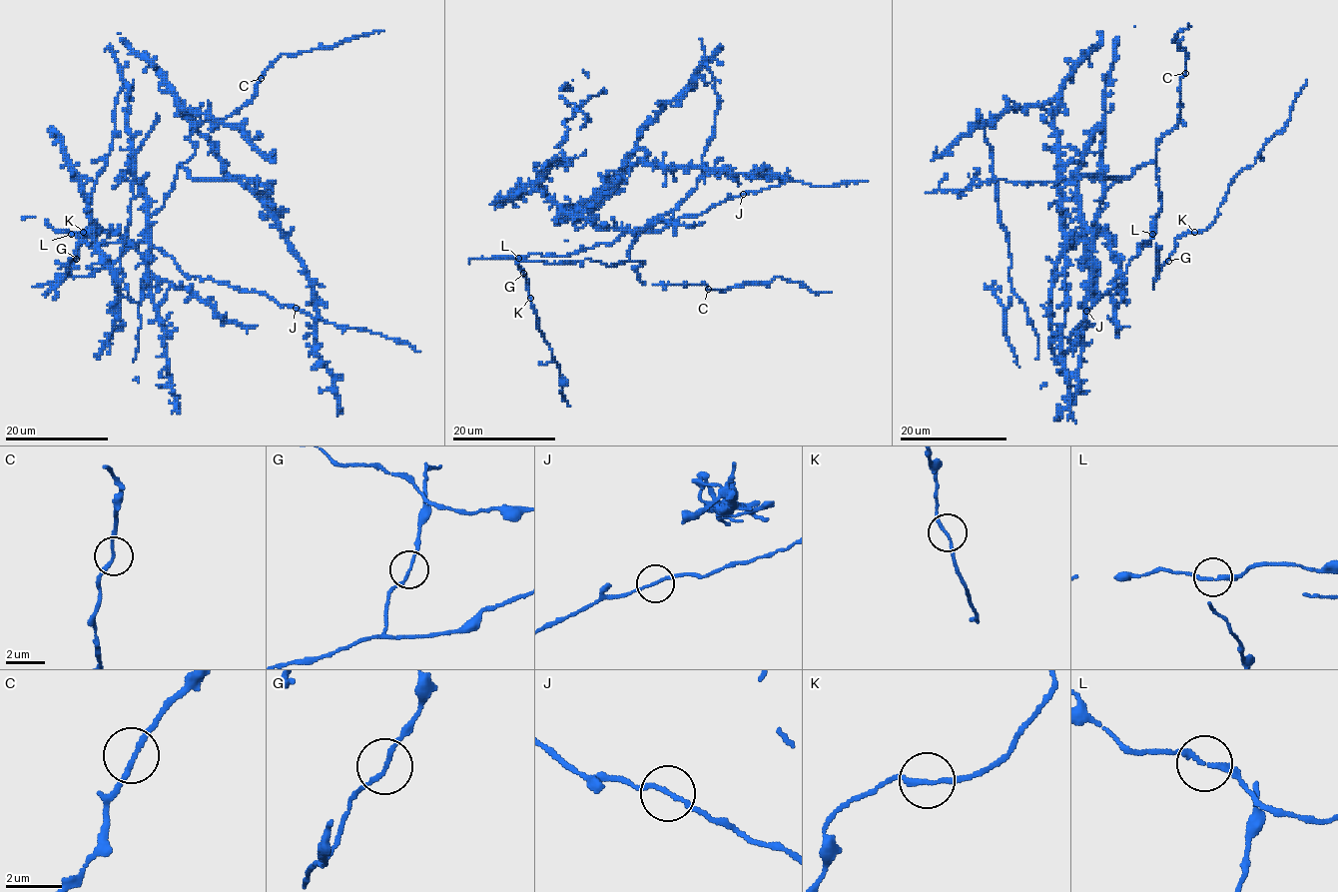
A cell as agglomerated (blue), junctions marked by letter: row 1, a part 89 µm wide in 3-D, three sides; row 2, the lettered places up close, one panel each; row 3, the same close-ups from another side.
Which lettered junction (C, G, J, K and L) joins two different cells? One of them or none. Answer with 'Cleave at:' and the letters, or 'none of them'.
Cleave at: none of them

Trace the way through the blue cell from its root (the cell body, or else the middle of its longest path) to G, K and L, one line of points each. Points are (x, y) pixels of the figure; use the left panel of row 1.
G: (173, 259), (145, 242), (135, 242), (139, 236), (120, 258), (88, 276), (70, 276), (70, 266), (76, 259)
K: (173, 259), (145, 242), (135, 242), (139, 236), (114, 262), (88, 276), (72, 277), (83, 232)
L: (173, 259), (145, 242), (83, 244), (70, 233)

